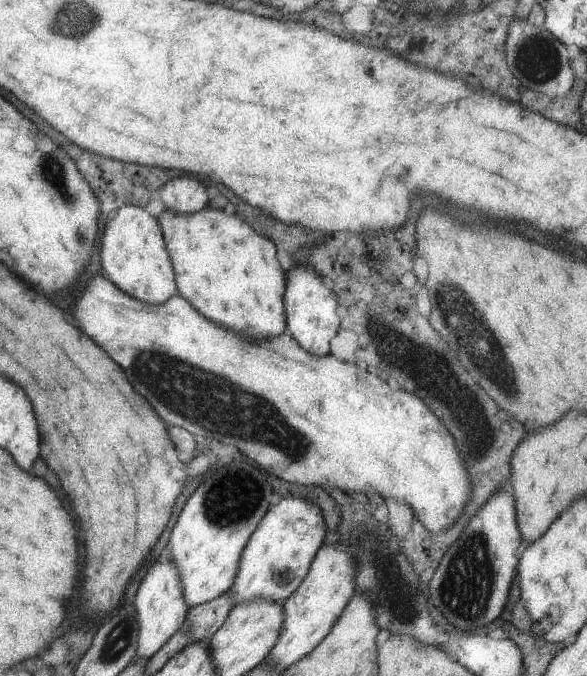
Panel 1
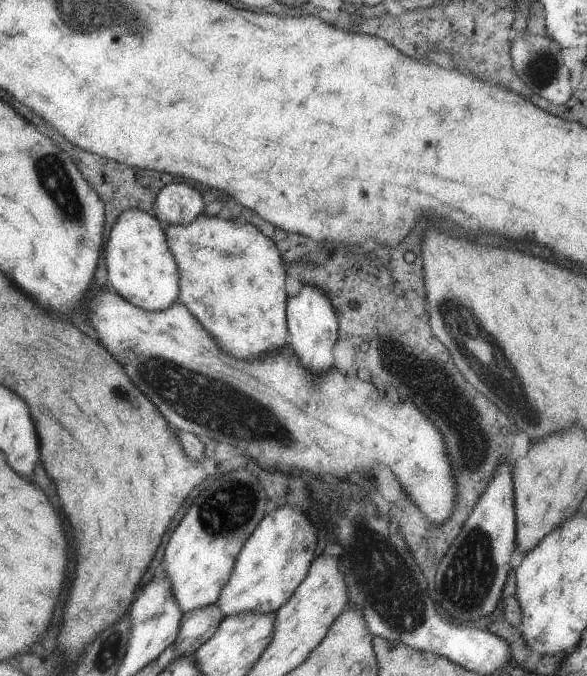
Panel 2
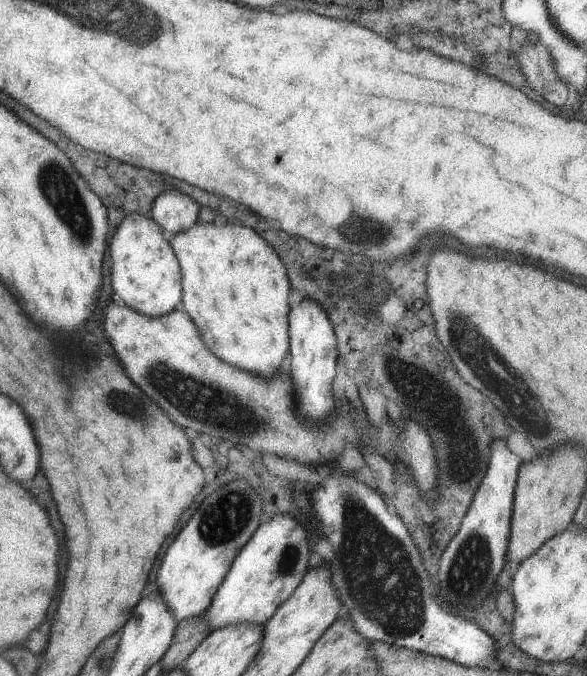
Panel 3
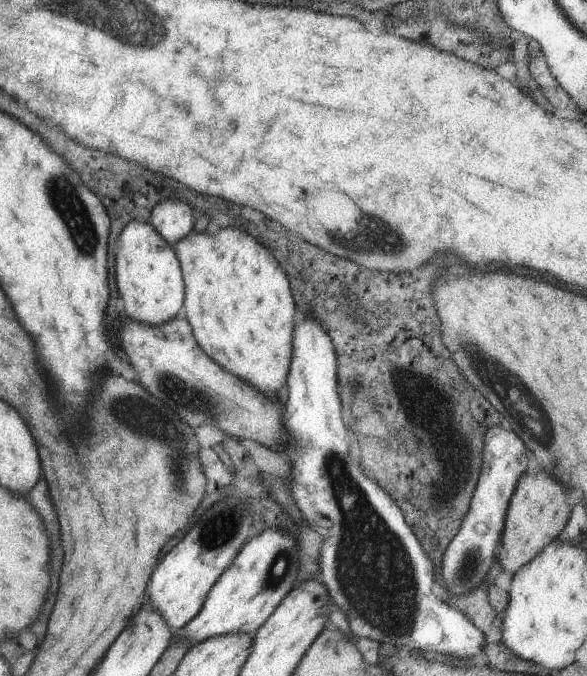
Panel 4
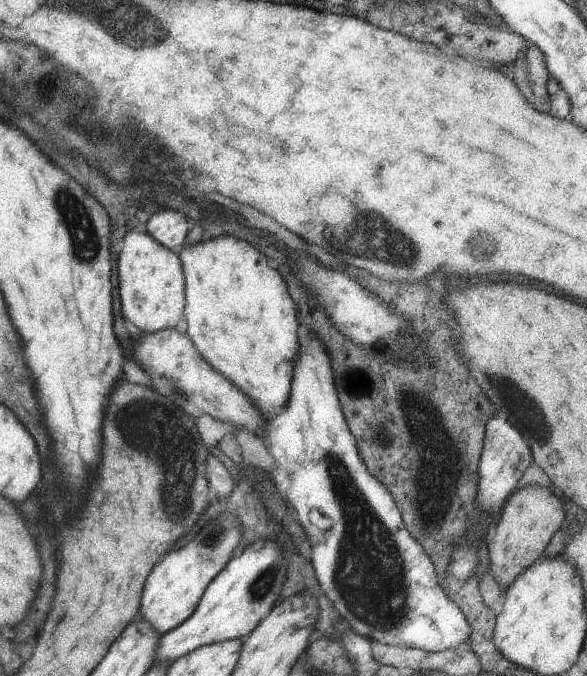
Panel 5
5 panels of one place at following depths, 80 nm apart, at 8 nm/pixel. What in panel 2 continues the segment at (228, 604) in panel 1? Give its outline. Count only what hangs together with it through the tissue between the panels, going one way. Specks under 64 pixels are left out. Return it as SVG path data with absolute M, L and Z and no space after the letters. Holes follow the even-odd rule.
M215 603L183 611L182 617L179 619L179 630L173 642L176 648L174 658L183 655L192 655L194 650L197 650L217 630L221 619L222 612Z

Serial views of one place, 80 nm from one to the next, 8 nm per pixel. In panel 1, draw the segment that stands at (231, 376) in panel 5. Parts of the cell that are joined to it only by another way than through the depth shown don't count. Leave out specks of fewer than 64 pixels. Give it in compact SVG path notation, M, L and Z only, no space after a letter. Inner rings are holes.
M201 208L192 213L172 213L164 209L158 215L158 225L171 261L176 293L208 321L237 333L250 341L268 339L285 332L284 315L285 271L275 258L276 246L267 238L257 236L250 224L237 215L228 215L215 208Z

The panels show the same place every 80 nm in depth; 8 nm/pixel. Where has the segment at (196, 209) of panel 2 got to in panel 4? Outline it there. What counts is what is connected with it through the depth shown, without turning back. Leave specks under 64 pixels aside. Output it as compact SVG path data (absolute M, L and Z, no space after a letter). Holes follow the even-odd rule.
M157 200L147 210L151 212L147 212L146 219L171 246L193 228L193 212L179 200Z

